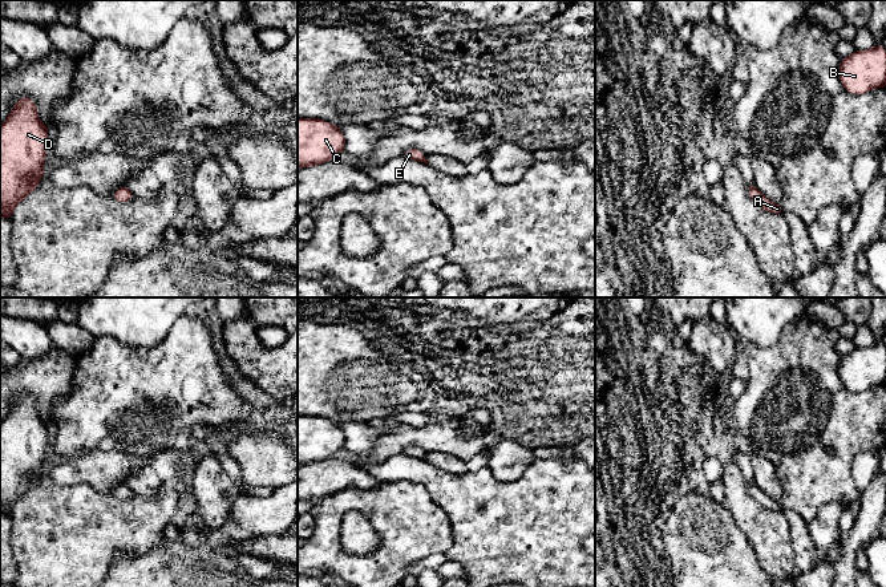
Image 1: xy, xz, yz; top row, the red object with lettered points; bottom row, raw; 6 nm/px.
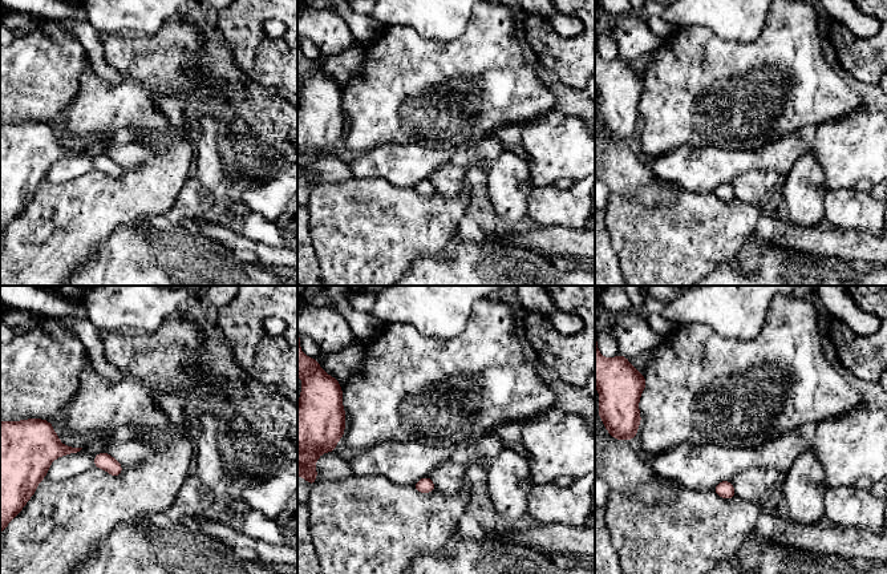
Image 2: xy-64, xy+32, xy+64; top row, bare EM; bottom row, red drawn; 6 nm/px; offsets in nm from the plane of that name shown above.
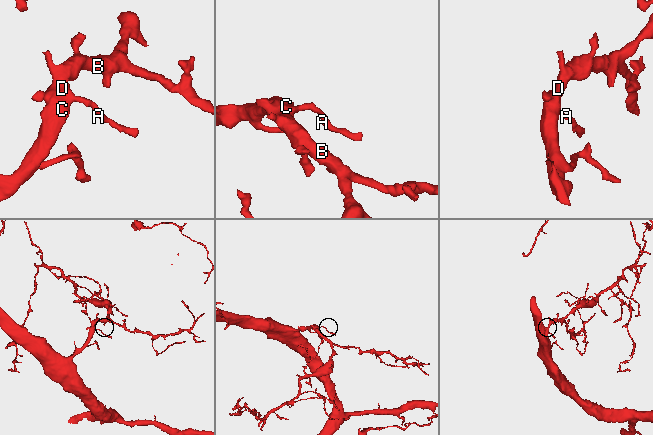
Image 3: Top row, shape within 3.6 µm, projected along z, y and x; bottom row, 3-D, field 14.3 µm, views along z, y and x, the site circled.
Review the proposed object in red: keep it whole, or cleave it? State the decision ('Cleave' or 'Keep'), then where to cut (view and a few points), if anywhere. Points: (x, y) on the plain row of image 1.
Keep. No split

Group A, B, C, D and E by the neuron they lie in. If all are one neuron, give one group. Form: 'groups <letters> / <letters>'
groups A B C D E

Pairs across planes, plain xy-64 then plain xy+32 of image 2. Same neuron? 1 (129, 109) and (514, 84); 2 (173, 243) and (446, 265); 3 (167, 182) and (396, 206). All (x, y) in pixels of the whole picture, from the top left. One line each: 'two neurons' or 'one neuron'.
1: one neuron
2: one neuron
3: one neuron

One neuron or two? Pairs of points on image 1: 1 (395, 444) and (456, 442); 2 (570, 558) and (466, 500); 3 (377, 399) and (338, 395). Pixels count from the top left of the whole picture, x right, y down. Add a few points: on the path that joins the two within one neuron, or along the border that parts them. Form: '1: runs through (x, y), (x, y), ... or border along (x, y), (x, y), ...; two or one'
1: runs through (409, 437), (441, 437); one
2: runs through (545, 549), (509, 513), (500, 513), (492, 505); one
3: runs through (368, 395), (347, 395); one

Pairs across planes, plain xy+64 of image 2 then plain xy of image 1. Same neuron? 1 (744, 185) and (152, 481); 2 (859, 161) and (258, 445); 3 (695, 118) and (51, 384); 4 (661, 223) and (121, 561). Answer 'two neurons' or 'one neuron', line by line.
1: one neuron
2: one neuron
3: two neurons
4: two neurons

